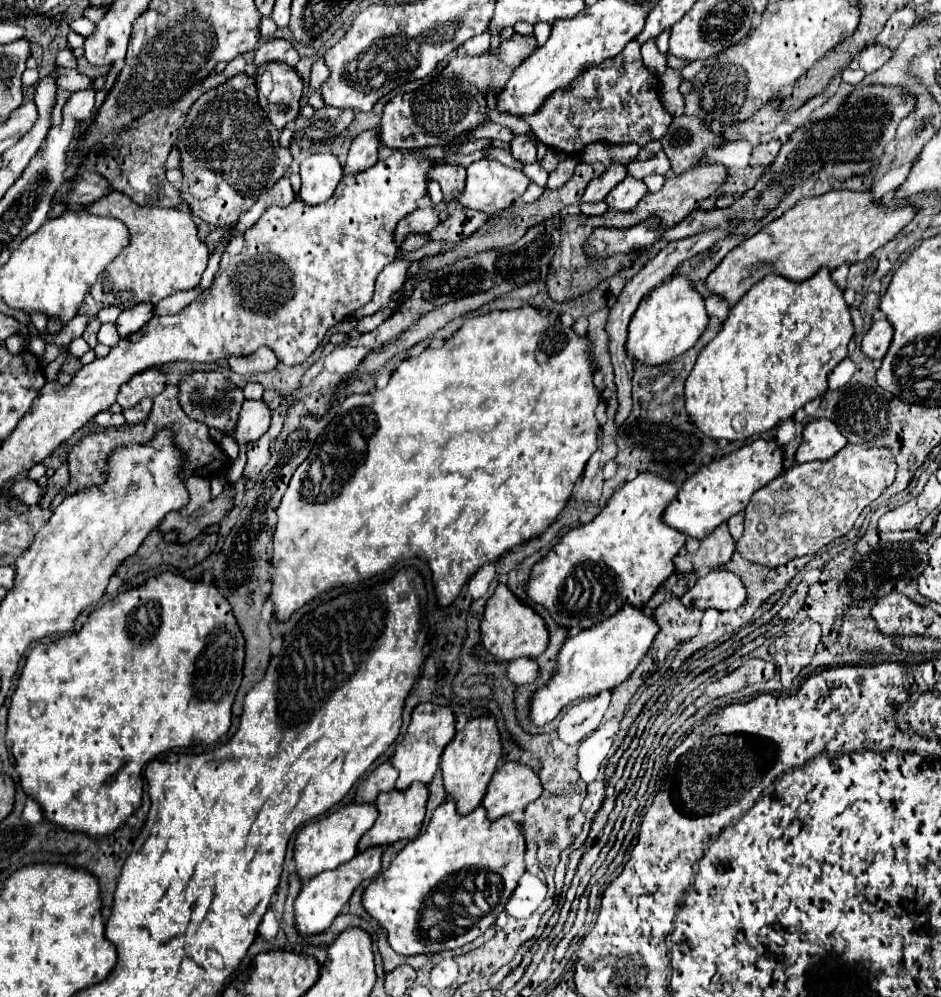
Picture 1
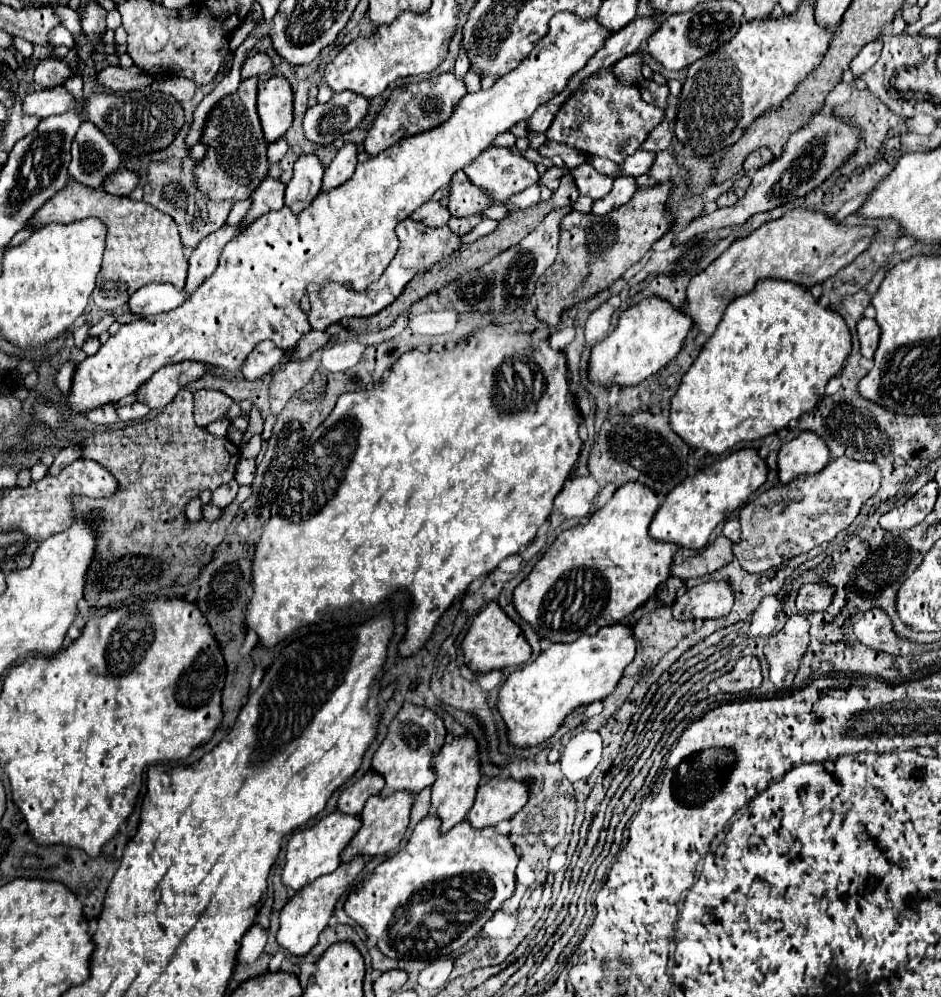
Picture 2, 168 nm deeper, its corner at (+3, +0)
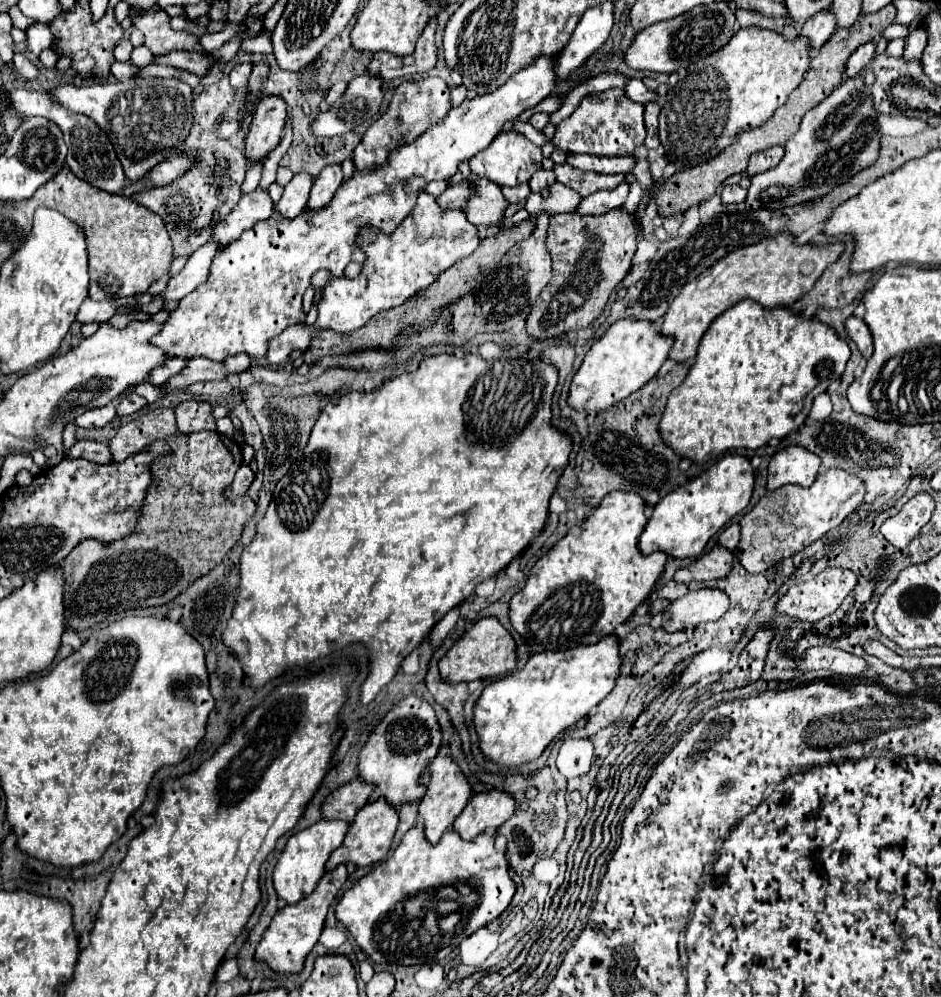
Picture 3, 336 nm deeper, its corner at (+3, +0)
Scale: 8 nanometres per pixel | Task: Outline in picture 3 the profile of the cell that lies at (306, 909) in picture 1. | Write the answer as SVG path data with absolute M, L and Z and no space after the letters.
M339 865L337 869L333 869L333 871L325 873L325 877L321 877L321 881L317 883L317 889L309 897L301 899L297 905L281 907L255 949L255 961L265 963L273 973L279 973L279 975L301 973L307 953L315 947L315 943L321 935L327 909L333 903L335 895L339 893L341 885L347 881L347 875L349 875L347 867Z

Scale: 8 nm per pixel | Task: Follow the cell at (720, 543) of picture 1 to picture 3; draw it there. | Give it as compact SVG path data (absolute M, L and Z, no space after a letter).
M713 547L709 553L699 557L695 563L681 567L675 573L677 583L691 583L691 581L711 581L727 577L733 565L733 553L723 547Z

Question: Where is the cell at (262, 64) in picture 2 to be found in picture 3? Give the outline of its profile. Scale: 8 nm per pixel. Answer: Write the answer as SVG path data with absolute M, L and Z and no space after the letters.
M239 63L239 65L235 65L235 67L231 69L231 73L229 73L229 83L231 83L231 87L233 87L233 89L245 87L245 85L247 85L247 79L249 79L249 75L251 75L251 69L253 69L251 63Z

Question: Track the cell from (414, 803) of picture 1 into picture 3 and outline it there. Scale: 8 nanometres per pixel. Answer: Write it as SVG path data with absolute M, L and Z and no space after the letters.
M377 799L373 803L367 803L357 815L355 815L355 821L349 825L349 831L341 843L341 847L337 847L329 861L327 861L327 871L333 871L337 865L341 863L353 863L355 867L367 867L367 865L373 865L381 859L385 859L389 847L391 847L391 841L393 841L393 835L395 835L395 829L399 825L399 815L397 811L387 805L385 799Z

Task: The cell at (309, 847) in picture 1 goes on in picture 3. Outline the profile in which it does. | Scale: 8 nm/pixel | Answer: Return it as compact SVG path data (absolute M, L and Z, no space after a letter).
M321 819L315 825L299 831L287 839L287 845L273 869L273 885L275 885L277 897L283 903L293 905L315 889L315 885L319 883L319 879L325 873L325 863L327 863L329 855L343 843L347 829L349 829L349 823L345 823L345 821Z

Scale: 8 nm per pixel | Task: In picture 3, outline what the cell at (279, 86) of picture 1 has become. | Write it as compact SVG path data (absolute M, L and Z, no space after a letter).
M263 97L255 105L251 129L245 139L245 155L255 161L263 161L281 141L283 125L287 119L287 105L281 97Z

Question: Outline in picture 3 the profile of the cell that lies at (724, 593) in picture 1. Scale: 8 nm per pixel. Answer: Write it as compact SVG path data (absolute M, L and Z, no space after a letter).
M699 589L673 601L663 613L663 629L667 633L697 627L699 623L717 621L729 609L729 597L719 589Z

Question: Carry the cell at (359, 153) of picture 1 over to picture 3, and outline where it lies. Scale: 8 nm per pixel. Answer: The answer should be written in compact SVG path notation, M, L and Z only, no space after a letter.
M333 165L333 167L325 167L319 177L313 183L311 189L311 197L307 201L307 209L309 211L319 211L323 207L327 207L335 195L335 191L339 189L339 185L343 183L343 173L341 173L341 165Z

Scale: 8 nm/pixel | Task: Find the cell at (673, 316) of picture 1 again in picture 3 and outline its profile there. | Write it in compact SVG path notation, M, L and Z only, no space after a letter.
M621 319L613 323L603 333L603 337L595 341L595 345L587 351L579 371L571 381L567 403L575 411L585 411L587 415L607 411L655 377L659 367L667 361L671 345L673 337L663 337L651 321Z

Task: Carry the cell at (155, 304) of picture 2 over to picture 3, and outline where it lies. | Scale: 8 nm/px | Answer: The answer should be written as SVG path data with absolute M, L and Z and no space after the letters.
M211 239L205 245L201 245L187 261L187 265L175 275L171 277L167 289L163 293L159 293L161 297L165 297L167 301L179 301L185 295L189 295L191 291L197 289L197 285L205 283L209 277L209 267L213 257L217 255L217 251L221 249L221 245Z

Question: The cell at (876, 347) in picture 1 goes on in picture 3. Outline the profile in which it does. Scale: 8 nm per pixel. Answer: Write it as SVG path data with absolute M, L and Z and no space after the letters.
M849 317L845 323L845 329L847 329L847 335L859 347L861 355L869 359L873 353L873 339L871 339L871 333L869 333L869 327L865 325L865 321L859 317Z

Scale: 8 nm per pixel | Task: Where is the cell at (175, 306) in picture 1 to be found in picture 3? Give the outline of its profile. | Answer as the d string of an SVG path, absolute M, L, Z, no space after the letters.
M257 187L253 193L241 197L241 201L233 207L233 211L225 217L225 221L213 227L213 237L221 245L229 245L239 239L243 231L251 229L257 221L263 221L271 215L271 197L267 189Z

